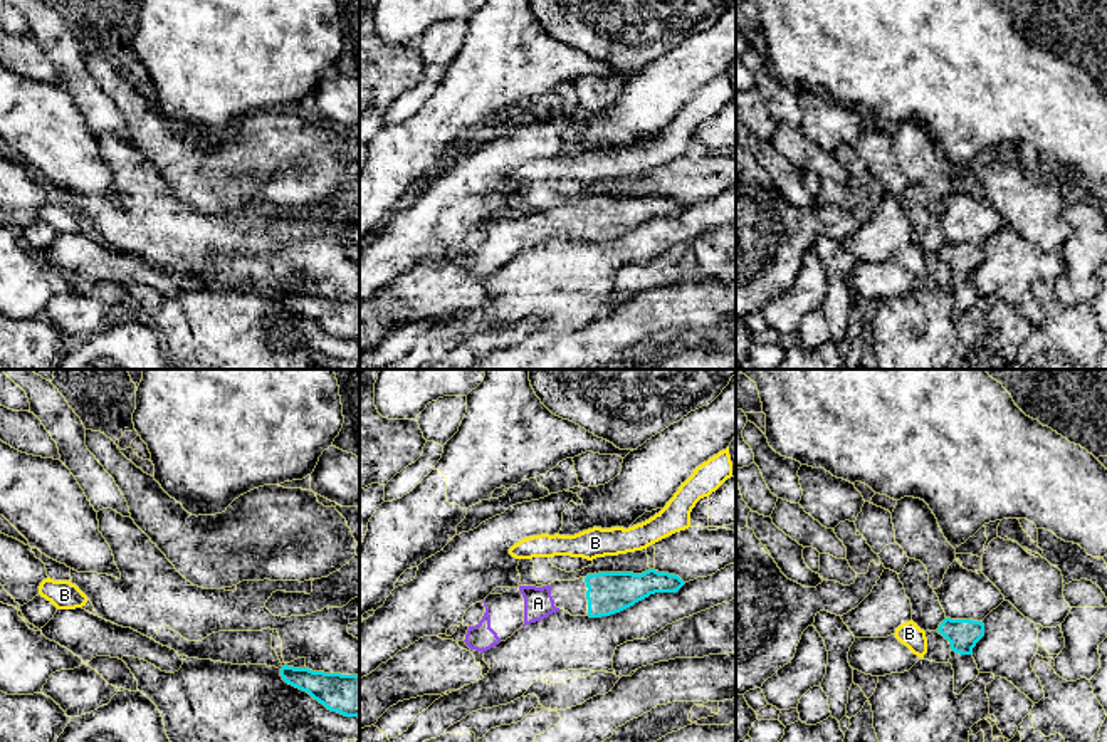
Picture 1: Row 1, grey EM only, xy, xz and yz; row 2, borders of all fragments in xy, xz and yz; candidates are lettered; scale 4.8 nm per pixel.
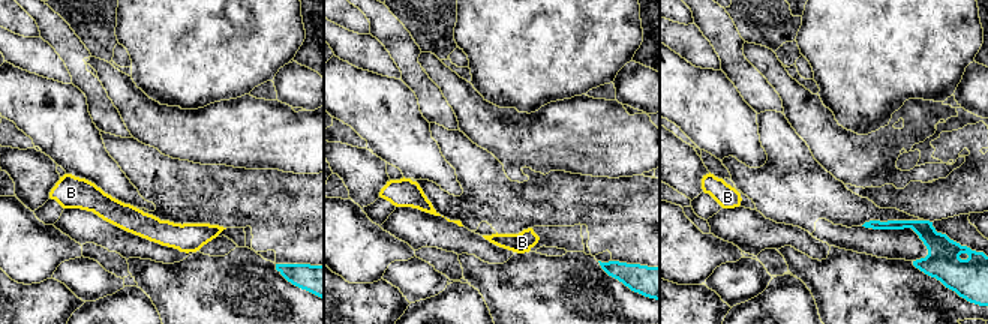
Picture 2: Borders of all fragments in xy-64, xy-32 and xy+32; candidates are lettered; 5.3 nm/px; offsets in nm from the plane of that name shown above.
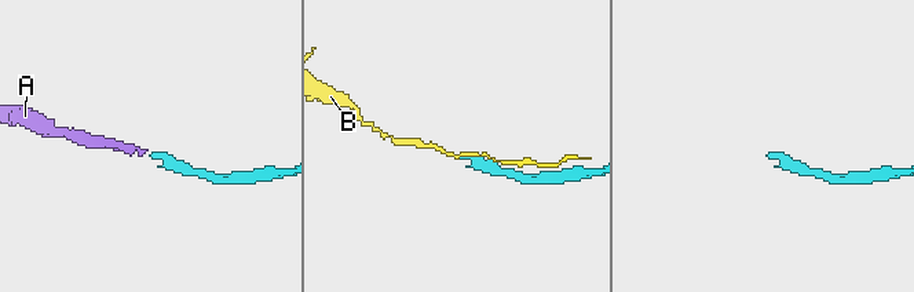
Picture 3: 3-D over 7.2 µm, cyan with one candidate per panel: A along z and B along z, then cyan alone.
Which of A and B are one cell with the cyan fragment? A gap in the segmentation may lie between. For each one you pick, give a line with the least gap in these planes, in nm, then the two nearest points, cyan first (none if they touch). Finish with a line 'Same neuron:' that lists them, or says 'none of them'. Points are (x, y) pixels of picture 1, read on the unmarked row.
A: 140 nm apart; from cyan across xz (588, 232), (558, 232)
Same neuron: A

